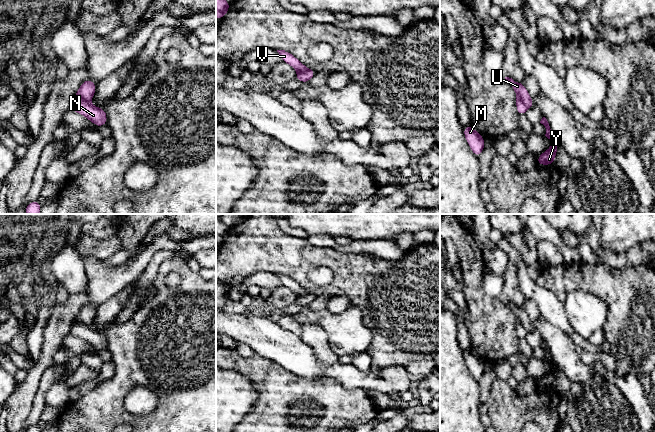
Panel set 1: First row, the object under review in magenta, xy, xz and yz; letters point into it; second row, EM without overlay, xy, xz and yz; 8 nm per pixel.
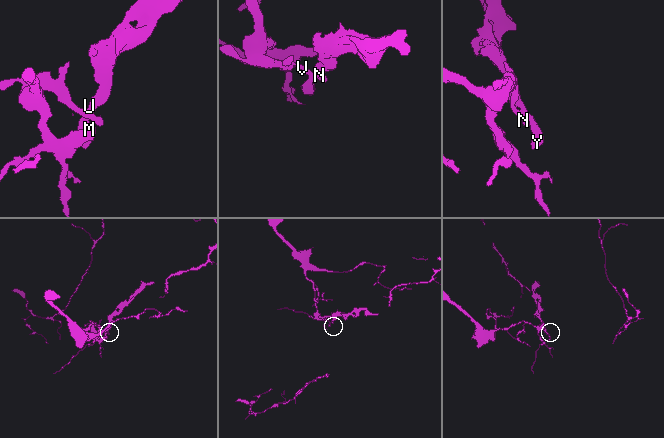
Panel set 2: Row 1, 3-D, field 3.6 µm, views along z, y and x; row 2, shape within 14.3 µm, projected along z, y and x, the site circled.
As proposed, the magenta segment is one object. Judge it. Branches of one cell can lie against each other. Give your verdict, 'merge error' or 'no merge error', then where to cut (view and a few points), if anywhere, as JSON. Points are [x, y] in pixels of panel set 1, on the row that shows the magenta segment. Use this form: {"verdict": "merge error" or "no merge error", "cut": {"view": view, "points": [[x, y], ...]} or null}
{"verdict": "merge error", "cut": {"view": "xy", "points": [[75, 96], [89, 103]]}}

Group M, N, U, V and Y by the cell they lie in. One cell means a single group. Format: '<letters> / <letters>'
M N V / U Y

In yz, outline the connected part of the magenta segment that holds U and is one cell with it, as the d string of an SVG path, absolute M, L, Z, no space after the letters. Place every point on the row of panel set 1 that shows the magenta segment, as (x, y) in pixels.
M505 77L506 81L511 84L516 95L522 100L527 109L531 108L534 105L533 99L530 97L526 87L523 83L514 81L512 78Z

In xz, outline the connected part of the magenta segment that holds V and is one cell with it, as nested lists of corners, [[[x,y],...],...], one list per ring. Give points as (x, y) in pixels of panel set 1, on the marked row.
[[[277,50],[283,62],[291,65],[298,73],[305,72],[308,68],[302,64],[295,56],[285,50]]]

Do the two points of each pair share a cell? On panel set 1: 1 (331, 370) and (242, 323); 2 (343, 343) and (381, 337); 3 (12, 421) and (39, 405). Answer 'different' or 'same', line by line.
1: same
2: different
3: different

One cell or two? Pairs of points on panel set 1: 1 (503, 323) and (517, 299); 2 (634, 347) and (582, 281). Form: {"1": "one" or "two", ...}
{"1": "two", "2": "one"}

